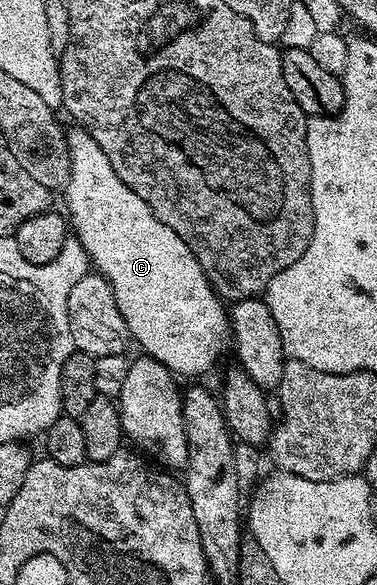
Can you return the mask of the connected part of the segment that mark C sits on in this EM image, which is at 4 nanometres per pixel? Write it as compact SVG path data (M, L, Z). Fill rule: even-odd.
M79 126L73 127L73 129L73 132L71 129L67 133L70 170L68 171L68 182L62 189L62 195L64 195L64 204L68 207L66 216L70 221L70 228L74 233L75 239L79 240L82 247L84 247L91 267L99 272L101 276L104 276L106 282L110 282L110 286L114 290L114 298L118 302L118 310L122 310L122 318L126 318L128 334L134 341L135 347L137 344L140 347L139 351L143 355L162 362L162 366L166 366L171 370L172 375L177 378L183 378L183 376L196 376L192 378L200 378L203 372L208 372L215 366L216 359L227 348L229 351L230 341L233 339L232 321L225 301L216 295L215 288L209 282L208 275L202 270L198 258L194 258L190 246L186 246L186 242L182 242L182 238L178 238L178 234L174 234L174 230L170 230L170 226L166 226L166 222L158 222L154 210L150 210L150 206L146 206L146 202L142 202L142 198L138 198L138 194L134 194L134 190L130 190L130 186L126 186L126 182L122 182L122 178L118 178L118 174L114 174L114 166L110 166L110 158L106 158L106 154L102 154L102 148L94 142L92 135Z

